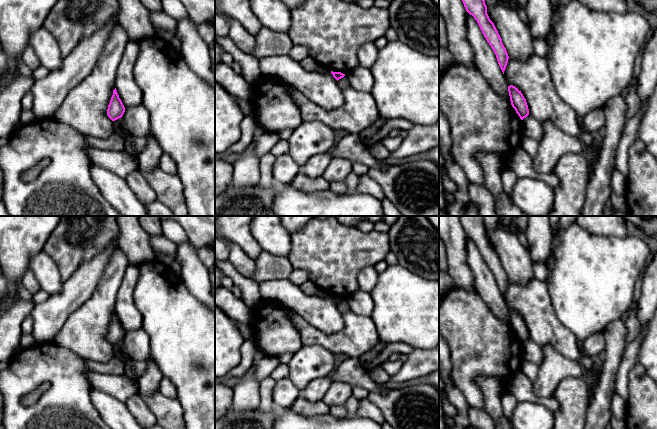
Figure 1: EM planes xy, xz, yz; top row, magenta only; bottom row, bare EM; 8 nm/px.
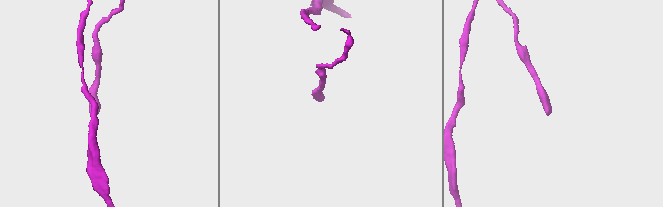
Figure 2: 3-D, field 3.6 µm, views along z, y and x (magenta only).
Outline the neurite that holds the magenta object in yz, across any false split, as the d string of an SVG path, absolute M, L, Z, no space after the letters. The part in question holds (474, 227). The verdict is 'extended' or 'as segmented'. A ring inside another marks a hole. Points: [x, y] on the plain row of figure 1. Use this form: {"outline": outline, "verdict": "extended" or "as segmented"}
{"outline": "M460 216L460 222L466 235L477 245L484 261L493 273L498 288L504 298L509 280L494 247L487 238L487 230L485 228L483 217Z", "verdict": "as segmented"}

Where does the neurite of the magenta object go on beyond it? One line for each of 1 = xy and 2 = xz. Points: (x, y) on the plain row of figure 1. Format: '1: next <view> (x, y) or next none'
1: next none
2: next none

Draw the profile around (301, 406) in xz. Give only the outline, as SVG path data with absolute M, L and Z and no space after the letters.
M300 396L289 409L302 416L311 417L329 413L330 407L327 406L323 400L310 402Z

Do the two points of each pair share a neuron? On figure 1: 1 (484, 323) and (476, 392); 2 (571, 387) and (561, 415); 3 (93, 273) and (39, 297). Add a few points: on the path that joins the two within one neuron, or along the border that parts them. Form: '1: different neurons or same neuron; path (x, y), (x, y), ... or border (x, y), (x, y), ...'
1: same neuron; path (478, 340), (478, 348), (470, 360), (470, 375)
2: same neuron; path (571, 394), (571, 405), (568, 408)
3: different neurons; border (49, 295), (44, 301), (34, 304)

